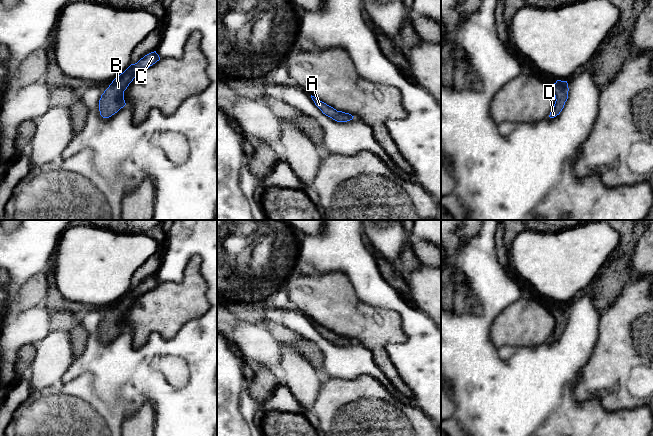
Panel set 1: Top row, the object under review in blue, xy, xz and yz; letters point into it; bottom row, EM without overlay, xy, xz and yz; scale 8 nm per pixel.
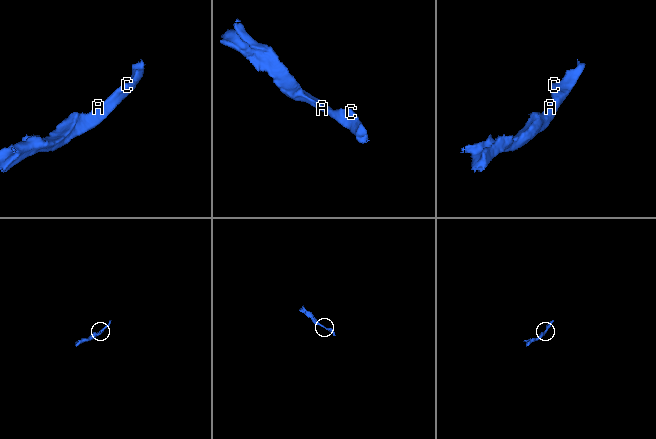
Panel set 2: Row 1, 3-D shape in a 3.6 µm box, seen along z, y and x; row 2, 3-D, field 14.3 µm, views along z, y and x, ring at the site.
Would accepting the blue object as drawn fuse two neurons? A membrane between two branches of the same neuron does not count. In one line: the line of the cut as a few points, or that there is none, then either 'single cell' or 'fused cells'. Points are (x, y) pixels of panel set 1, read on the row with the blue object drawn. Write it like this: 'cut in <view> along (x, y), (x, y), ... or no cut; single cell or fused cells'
no cut; single cell

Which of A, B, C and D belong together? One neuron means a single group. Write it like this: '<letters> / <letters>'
A B C D

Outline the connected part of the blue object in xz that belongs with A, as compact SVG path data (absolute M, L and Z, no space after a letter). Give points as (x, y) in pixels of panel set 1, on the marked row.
M311 95L312 100L314 101L315 105L322 111L323 114L326 116L332 118L333 120L337 122L347 122L353 119L354 116L352 116L349 113L345 113L342 111L337 111L333 107L327 105L326 103L318 100L314 96Z

